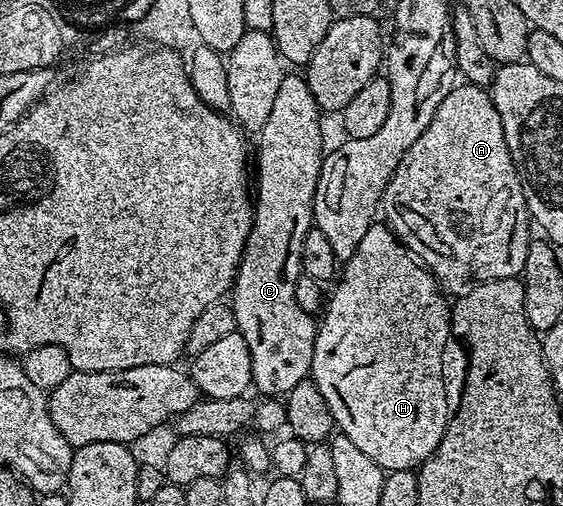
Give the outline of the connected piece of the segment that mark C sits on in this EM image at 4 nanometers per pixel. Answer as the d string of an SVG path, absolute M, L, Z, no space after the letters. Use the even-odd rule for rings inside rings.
M287 74L280 83L271 114L255 140L257 164L255 160L253 225L231 289L231 303L237 319L237 331L247 342L247 350L251 350L252 387L258 388L261 394L269 398L284 397L293 389L295 382L303 382L310 375L313 366L318 321L314 314L299 308L295 288L296 280L302 275L303 238L315 224L313 199L323 159L321 119L323 113L315 102L315 94L311 94L311 86L305 81L304 75Z

